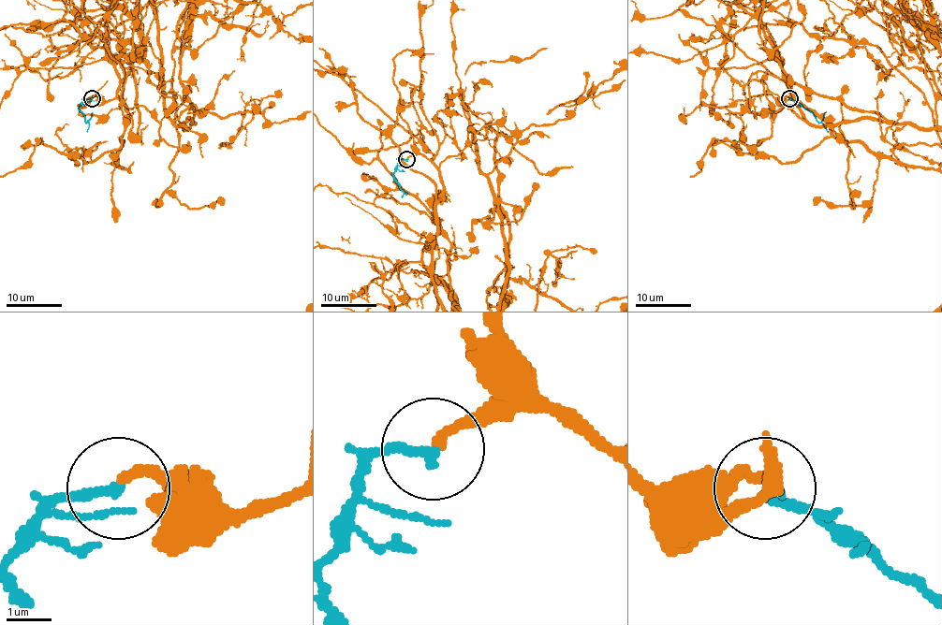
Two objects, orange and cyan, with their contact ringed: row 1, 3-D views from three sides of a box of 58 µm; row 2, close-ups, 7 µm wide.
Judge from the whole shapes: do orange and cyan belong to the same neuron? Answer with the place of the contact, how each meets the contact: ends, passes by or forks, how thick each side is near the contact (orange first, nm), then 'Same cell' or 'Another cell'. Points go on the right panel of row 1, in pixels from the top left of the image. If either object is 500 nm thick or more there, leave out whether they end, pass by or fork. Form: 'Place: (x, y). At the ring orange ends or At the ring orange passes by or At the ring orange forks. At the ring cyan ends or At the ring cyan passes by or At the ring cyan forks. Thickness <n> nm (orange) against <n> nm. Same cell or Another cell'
Place: (789, 98). At the ring orange ends. At the ring cyan ends. Thickness 220 nm (orange) against 240 nm. Another cell

